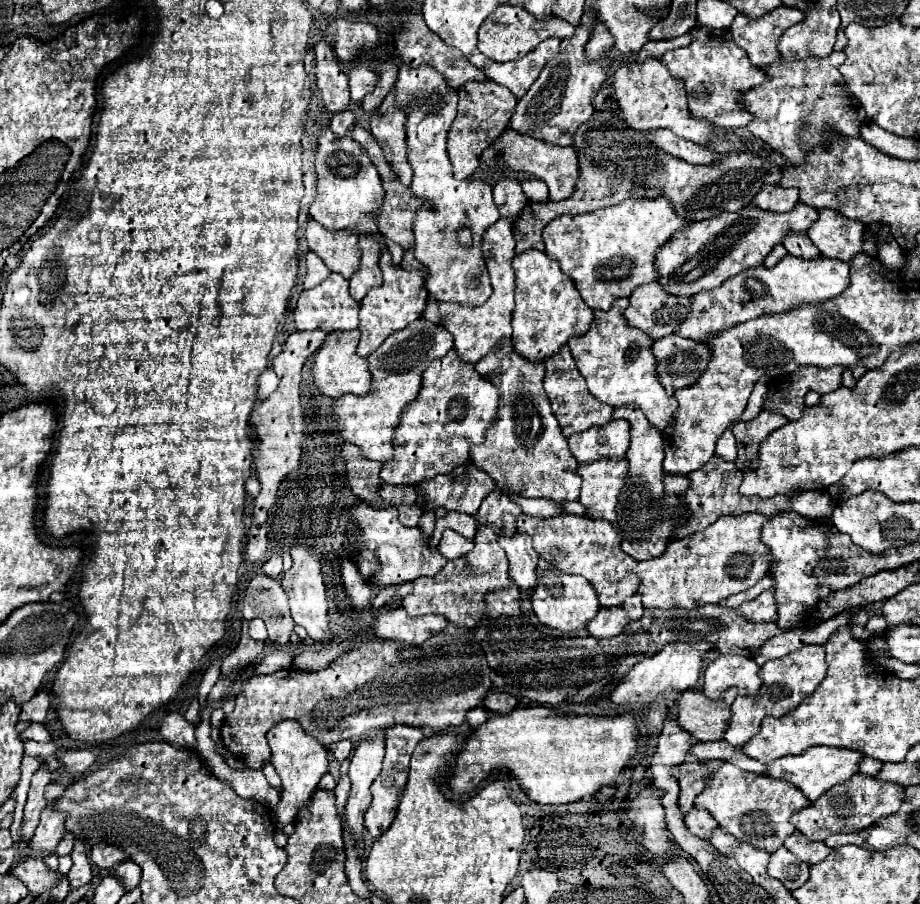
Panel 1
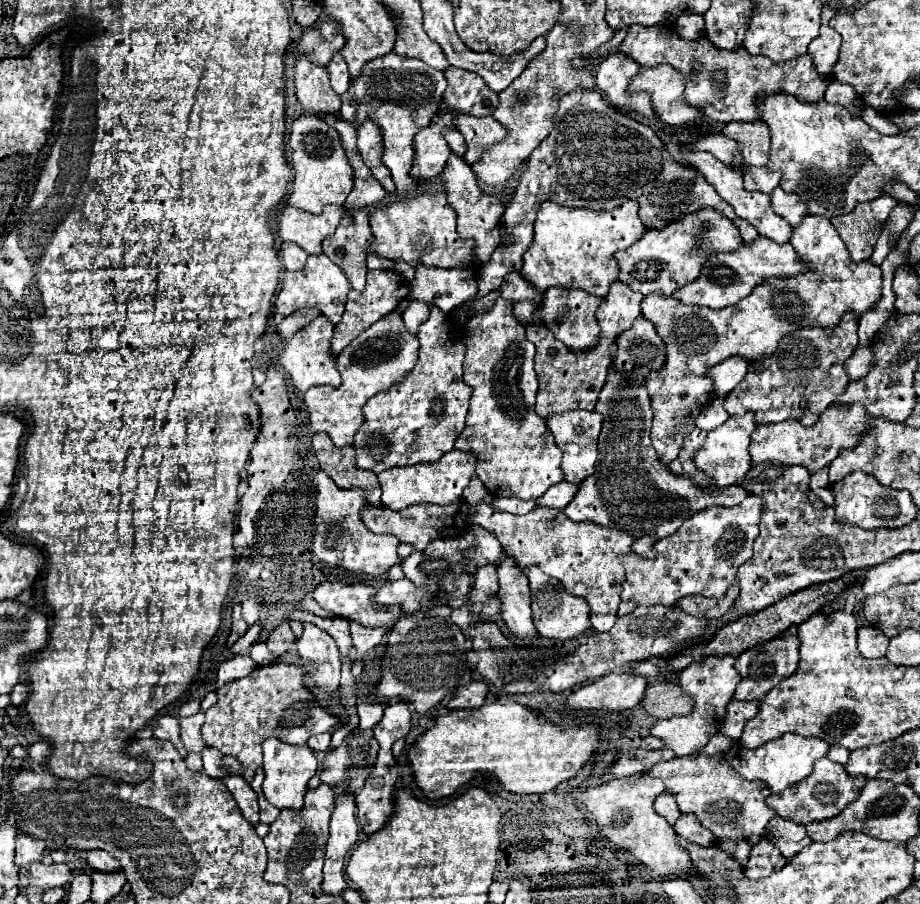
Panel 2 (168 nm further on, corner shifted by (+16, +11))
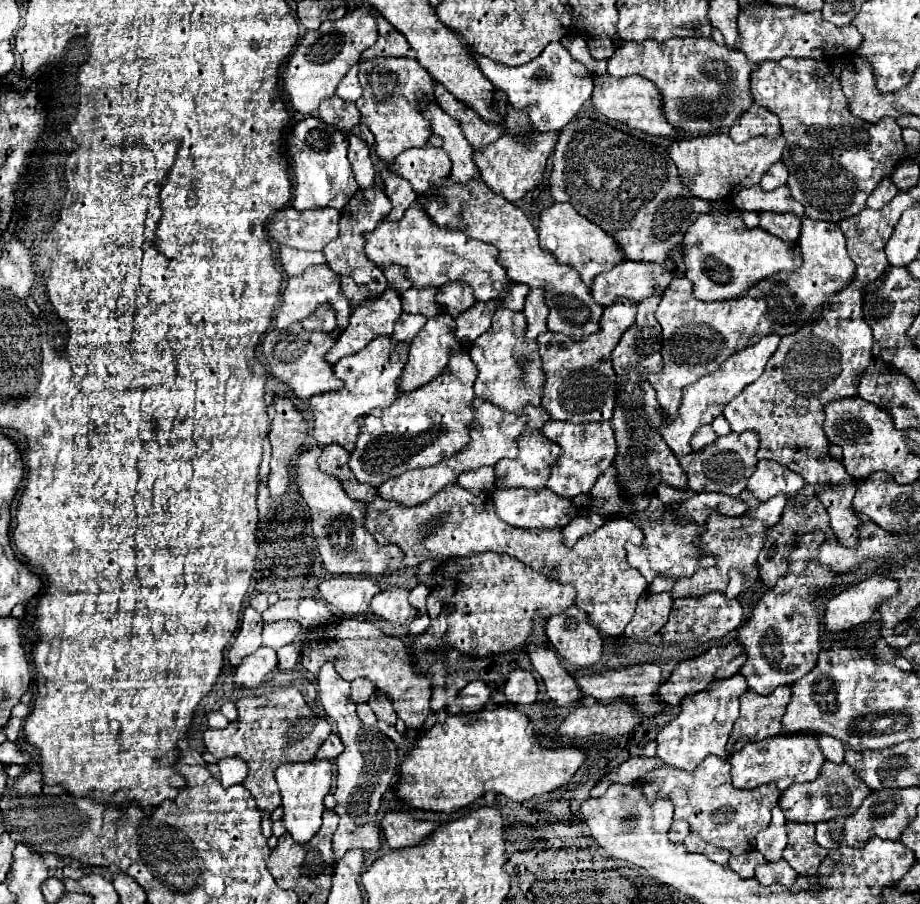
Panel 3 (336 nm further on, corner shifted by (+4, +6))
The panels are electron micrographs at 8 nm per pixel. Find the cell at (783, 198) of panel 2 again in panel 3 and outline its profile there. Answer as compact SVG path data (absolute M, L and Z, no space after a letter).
M760 186L744 188L736 192L732 204L742 212L792 212L800 218L804 216L804 206L792 198L788 186L780 186L772 192L766 192Z

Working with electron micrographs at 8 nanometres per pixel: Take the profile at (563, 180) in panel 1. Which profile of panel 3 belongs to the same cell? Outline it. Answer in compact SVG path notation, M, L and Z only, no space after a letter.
M436 82L436 86L434 86L434 96L436 96L436 104L442 110L446 110L454 120L458 120L458 124L462 126L462 132L464 132L466 140L472 144L472 148L480 150L486 144L496 142L502 136L502 126L486 124L484 120L480 120L474 110L470 110L464 102L454 98L440 82Z

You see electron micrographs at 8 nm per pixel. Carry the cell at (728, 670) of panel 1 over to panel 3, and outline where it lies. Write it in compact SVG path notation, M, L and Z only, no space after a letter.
M734 674L732 678L710 682L704 692L686 696L680 706L680 714L658 732L658 758L668 766L676 766L686 772L696 770L696 766L710 754L726 758L726 742L738 718L738 698L746 690L746 678L742 674Z

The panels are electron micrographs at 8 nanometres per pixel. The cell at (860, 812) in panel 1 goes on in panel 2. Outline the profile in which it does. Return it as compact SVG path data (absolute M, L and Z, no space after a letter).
M828 757L816 761L814 771L810 777L800 781L800 785L790 785L784 793L774 793L768 797L768 805L780 815L790 821L796 821L798 825L810 825L812 821L824 821L830 817L836 817L850 805L862 791L866 783L866 777L858 775L852 777L846 773L844 765L830 761Z

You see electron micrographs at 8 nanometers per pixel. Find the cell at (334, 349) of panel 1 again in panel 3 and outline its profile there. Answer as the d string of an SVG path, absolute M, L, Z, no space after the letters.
M292 324L286 330L272 330L266 334L262 342L262 356L266 366L270 366L270 376L274 376L278 382L286 384L296 398L312 398L314 394L322 394L328 390L338 390L344 386L338 378L332 374L332 366L324 362L324 354L332 348L334 340L330 334L324 332L308 332L302 328L302 324Z

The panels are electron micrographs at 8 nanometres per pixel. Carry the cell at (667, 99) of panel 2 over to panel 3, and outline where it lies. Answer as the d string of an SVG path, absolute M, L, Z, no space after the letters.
M610 74L594 76L594 94L592 94L592 108L608 120L626 124L628 128L654 134L654 136L674 136L678 134L668 126L664 114L660 114L660 106L656 106L656 86L640 76L628 78L612 78Z

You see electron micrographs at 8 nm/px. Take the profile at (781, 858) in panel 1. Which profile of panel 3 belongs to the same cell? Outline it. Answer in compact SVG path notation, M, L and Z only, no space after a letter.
M780 860L780 862L770 862L764 866L756 868L756 880L760 882L760 886L770 886L770 884L780 884L790 888L796 882L796 872L788 866L788 862Z

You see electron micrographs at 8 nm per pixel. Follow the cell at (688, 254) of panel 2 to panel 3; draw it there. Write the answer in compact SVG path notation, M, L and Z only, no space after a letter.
M680 246L672 252L666 266L656 266L656 264L646 264L646 262L628 262L628 260L620 262L616 268L612 268L612 270L608 270L604 274L598 274L594 278L594 282L590 286L590 294L604 308L614 304L616 298L628 298L628 300L640 302L650 294L664 292L668 282L672 278L676 278L676 276L684 276L684 262L682 262L682 254L680 254Z

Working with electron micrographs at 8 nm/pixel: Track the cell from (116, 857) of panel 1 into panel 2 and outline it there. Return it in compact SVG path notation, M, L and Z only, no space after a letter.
M94 849L94 851L88 851L86 853L86 861L92 869L96 871L118 871L120 869L120 863L106 851L102 849Z

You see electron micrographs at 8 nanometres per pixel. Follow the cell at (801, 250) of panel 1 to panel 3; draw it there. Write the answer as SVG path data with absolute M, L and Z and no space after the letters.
M762 212L760 214L760 228L782 238L796 242L800 236L802 220L796 214L776 214L776 212Z

